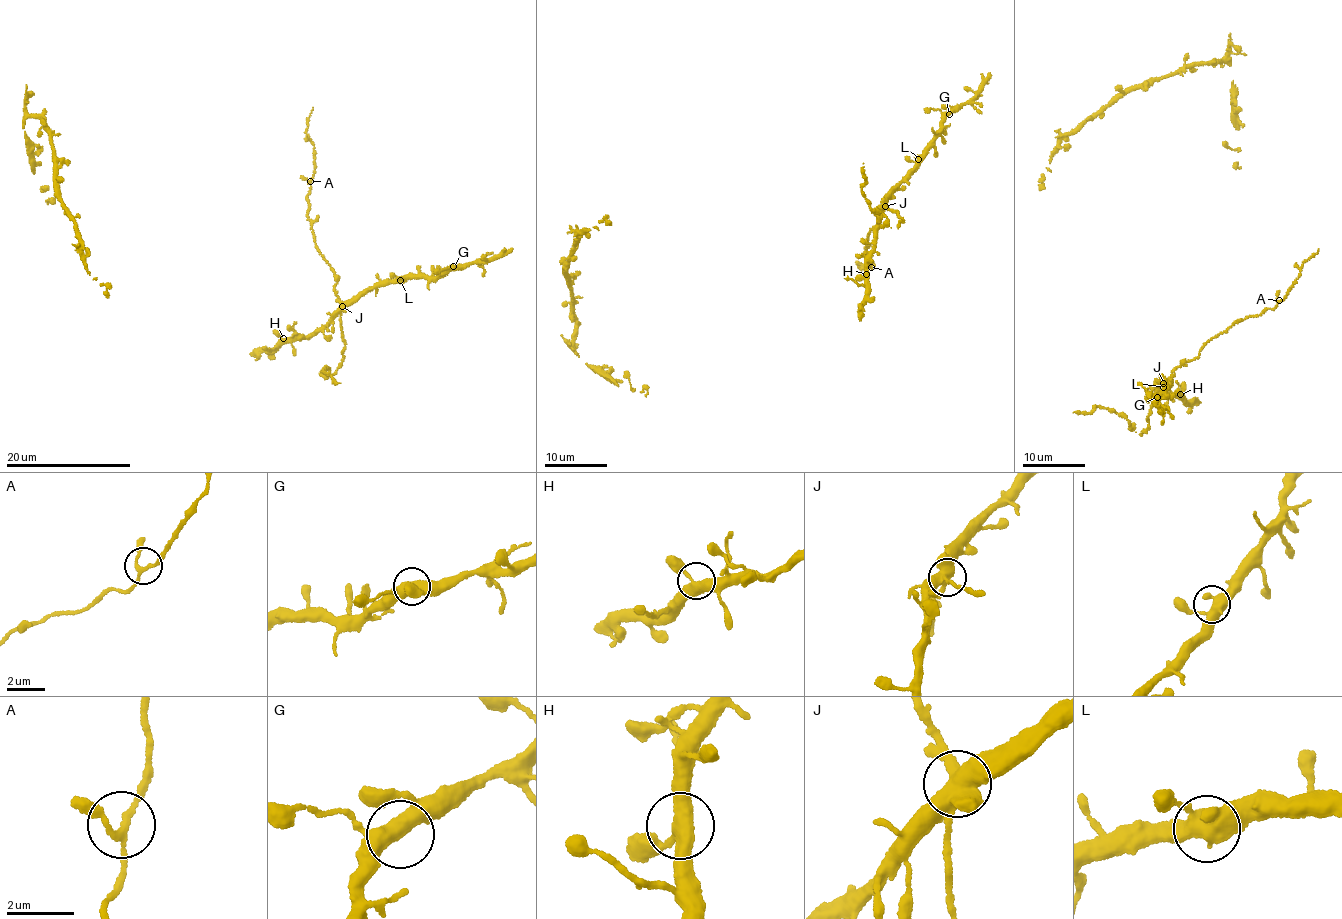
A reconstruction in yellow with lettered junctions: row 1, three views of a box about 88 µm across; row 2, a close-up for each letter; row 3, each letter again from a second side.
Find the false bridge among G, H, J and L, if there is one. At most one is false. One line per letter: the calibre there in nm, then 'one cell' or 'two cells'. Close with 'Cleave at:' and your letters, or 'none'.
G: calibre 400 nm; one cell
H: calibre 400 nm; one cell
J: calibre 480 nm; one cell
L: calibre 480 nm; one cell
Cleave at: none

